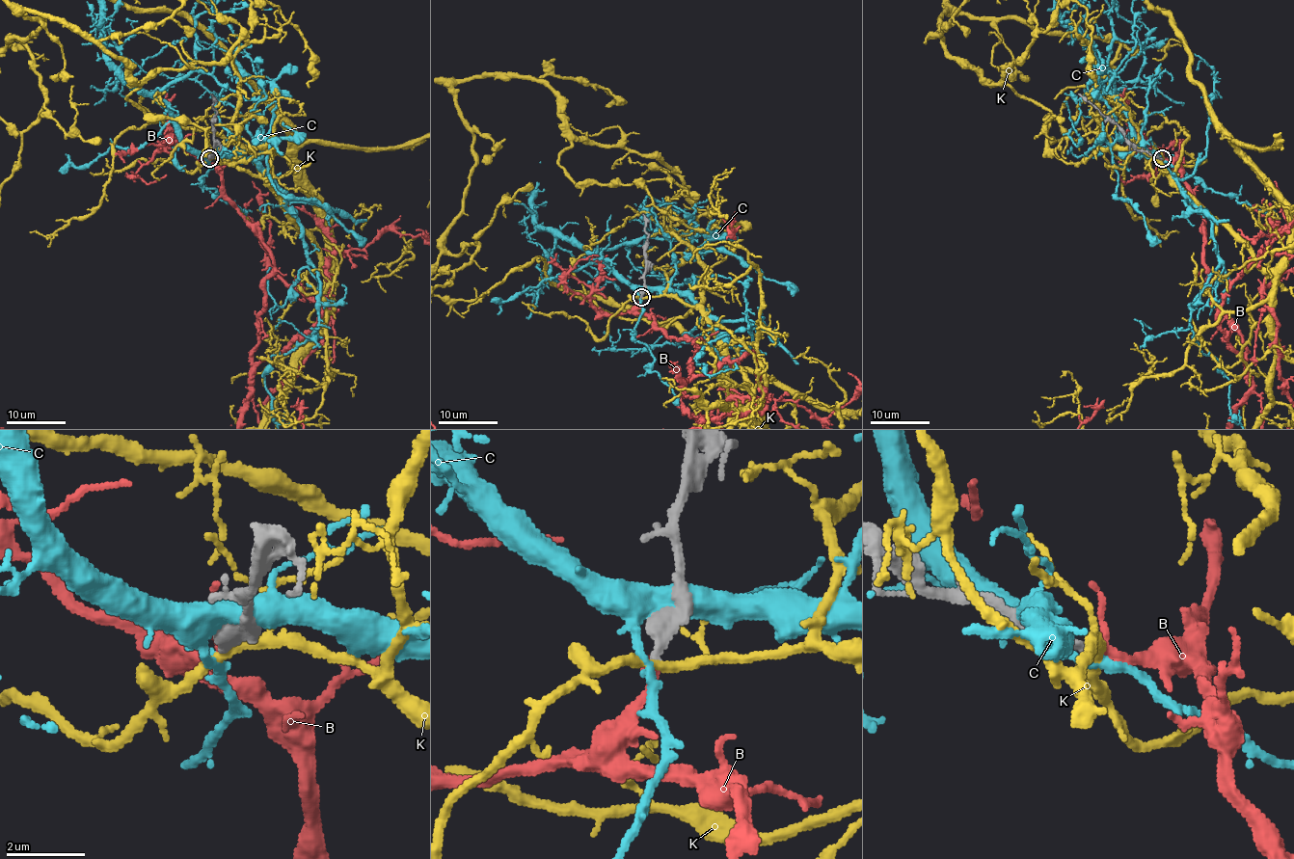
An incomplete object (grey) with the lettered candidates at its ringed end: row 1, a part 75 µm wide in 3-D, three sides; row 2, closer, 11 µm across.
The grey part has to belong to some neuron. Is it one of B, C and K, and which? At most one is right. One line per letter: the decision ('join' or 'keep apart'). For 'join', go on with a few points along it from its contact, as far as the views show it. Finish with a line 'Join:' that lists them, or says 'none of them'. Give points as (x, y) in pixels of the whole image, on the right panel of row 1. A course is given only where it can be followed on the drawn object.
B: join
C: keep apart
K: keep apart
Join: B

